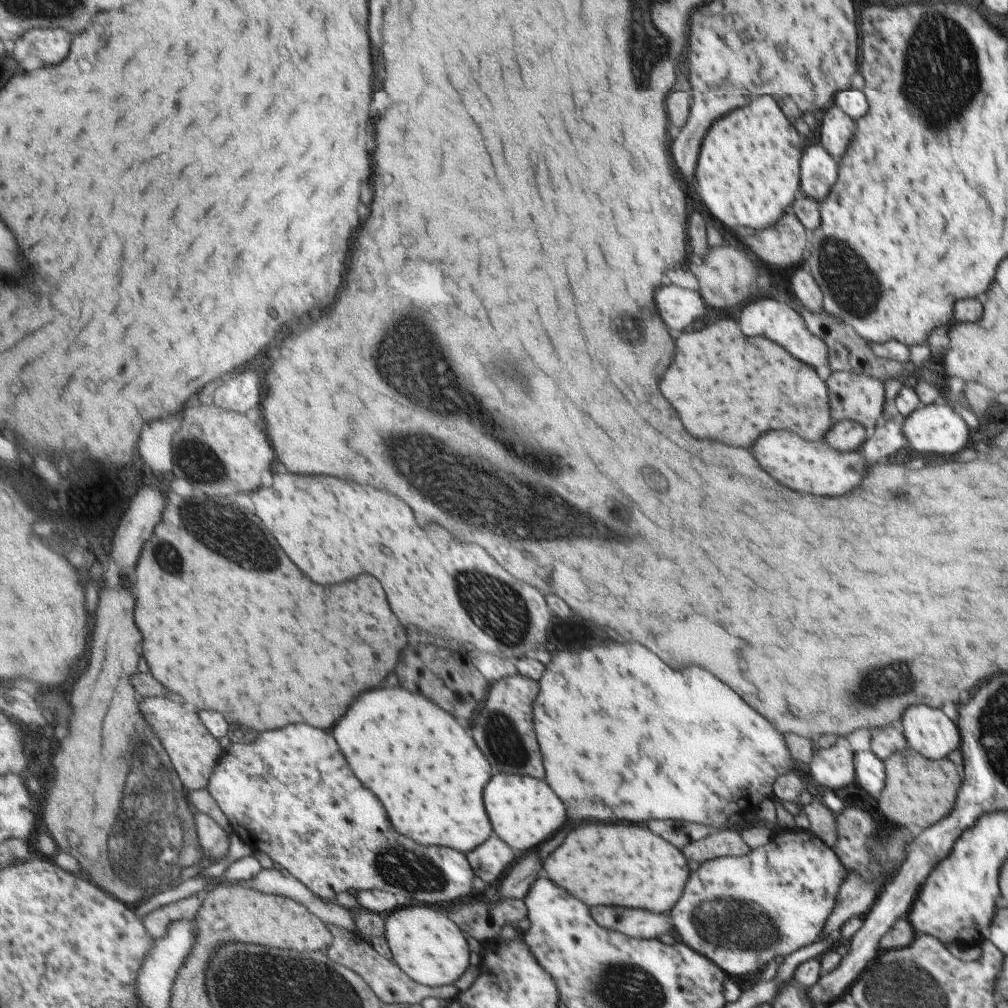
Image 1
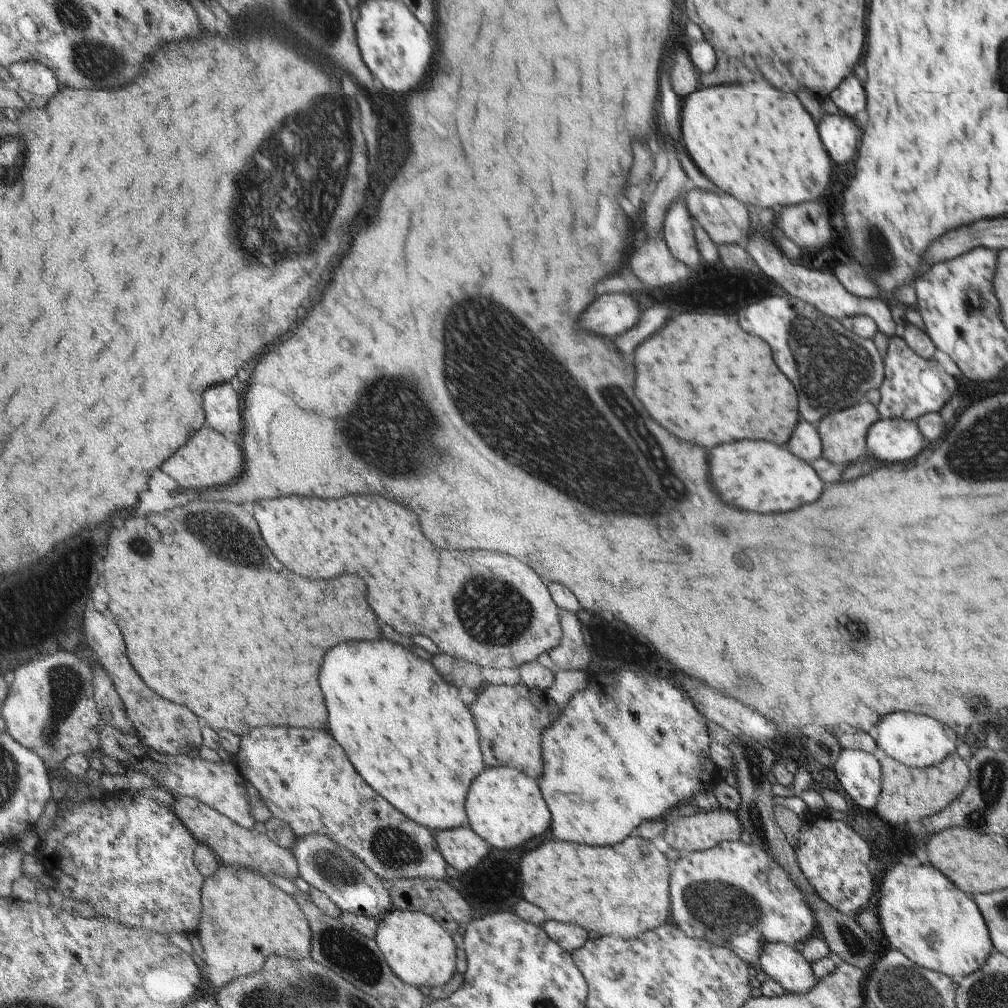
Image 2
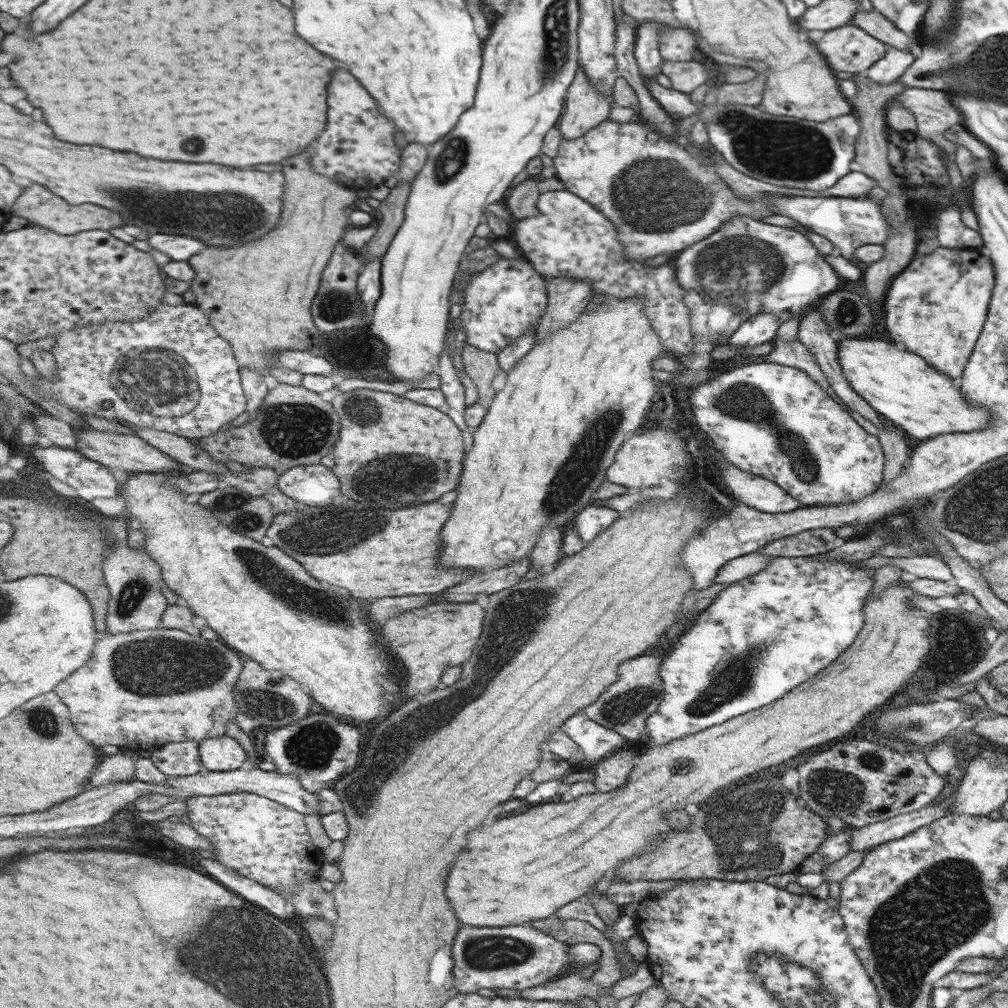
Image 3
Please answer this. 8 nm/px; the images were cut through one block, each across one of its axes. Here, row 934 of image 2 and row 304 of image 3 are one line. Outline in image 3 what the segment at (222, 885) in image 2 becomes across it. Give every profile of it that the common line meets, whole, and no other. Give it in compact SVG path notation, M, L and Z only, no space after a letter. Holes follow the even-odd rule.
M303 152L303 154L309 154L307 158L303 158L301 154L297 154L297 158L291 158L291 162L283 162L285 166L285 176L287 179L286 192L284 192L283 202L283 215L281 215L281 221L279 225L267 234L263 240L257 240L257 242L251 242L251 244L241 244L239 248L206 248L199 254L192 256L189 260L190 266L195 270L196 277L189 282L191 290L196 296L196 304L201 307L208 317L212 320L214 327L218 330L218 334L222 338L227 339L234 347L234 353L240 362L241 368L249 367L250 369L257 369L267 376L271 376L270 370L273 367L279 367L280 364L274 360L272 354L275 351L282 350L314 350L313 346L317 346L320 342L323 342L323 333L319 330L319 327L313 322L313 314L311 314L311 306L313 306L313 300L319 292L319 286L322 284L323 271L327 269L329 260L331 260L331 254L335 252L335 246L342 240L348 226L351 224L349 217L349 206L355 202L358 198L358 191L356 188L346 186L336 178L329 178L324 174L319 174L312 166L311 152Z

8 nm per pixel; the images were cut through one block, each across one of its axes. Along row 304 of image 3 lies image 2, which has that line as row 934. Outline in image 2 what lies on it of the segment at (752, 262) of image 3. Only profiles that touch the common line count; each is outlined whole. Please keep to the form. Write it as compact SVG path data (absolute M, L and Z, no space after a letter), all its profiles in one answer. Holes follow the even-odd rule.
M727 841L710 849L682 854L674 864L670 876L671 920L696 939L707 939L732 950L740 959L758 964L762 946L768 942L795 944L813 934L815 923L811 911L789 877L765 852L752 844Z

